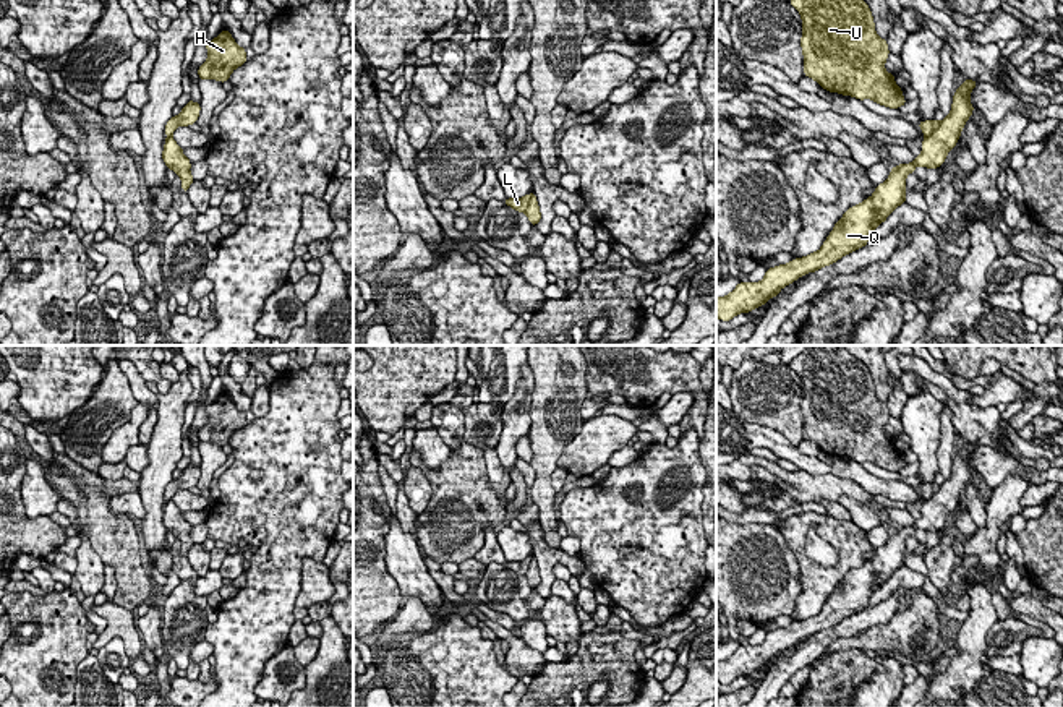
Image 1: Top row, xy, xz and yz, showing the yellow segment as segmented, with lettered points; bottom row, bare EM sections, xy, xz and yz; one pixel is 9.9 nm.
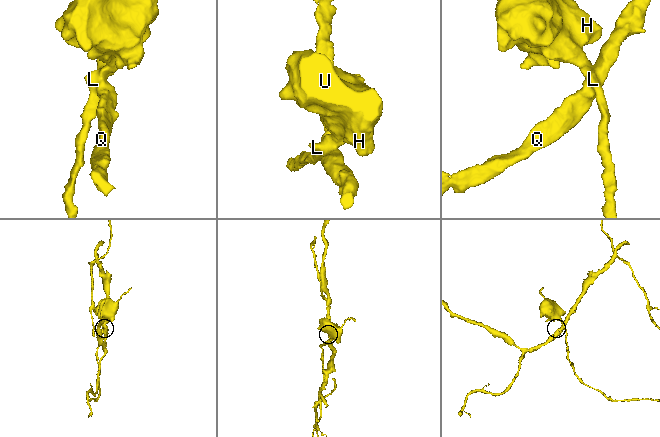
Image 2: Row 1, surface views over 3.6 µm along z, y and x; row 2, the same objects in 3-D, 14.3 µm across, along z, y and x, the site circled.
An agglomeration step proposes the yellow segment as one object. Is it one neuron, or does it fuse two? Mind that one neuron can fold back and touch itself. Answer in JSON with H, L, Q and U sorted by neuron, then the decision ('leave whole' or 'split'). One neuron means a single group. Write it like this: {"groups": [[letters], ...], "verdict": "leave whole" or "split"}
{"groups": [["H", "L", "U"], ["Q"]], "verdict": "split"}

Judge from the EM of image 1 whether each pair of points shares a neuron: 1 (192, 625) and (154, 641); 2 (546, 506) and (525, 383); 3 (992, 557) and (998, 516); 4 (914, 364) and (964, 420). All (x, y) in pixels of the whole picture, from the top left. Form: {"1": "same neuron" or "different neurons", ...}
{"1": "different neurons", "2": "different neurons", "3": "same neuron", "4": "same neuron"}

